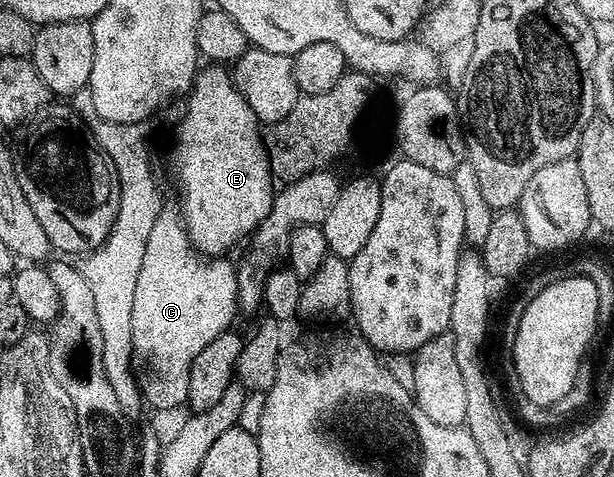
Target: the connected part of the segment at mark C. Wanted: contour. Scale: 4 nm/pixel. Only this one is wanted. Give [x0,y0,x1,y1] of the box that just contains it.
[131,206,237,411]

